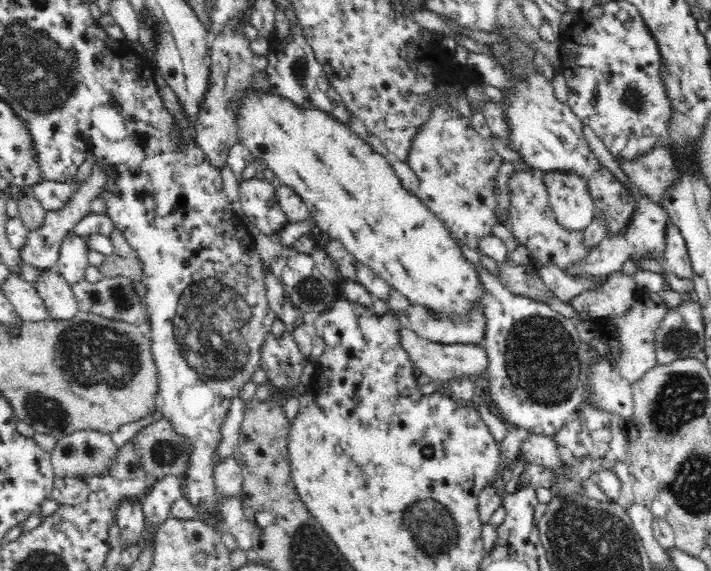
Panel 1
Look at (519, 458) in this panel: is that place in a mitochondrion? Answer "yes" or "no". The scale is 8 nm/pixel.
no

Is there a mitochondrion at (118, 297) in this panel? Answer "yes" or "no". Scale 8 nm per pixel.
yes

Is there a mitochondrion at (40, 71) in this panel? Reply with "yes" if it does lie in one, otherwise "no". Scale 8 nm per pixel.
yes

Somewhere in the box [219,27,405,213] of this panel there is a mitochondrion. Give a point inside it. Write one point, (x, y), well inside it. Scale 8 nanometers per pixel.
(299, 68)

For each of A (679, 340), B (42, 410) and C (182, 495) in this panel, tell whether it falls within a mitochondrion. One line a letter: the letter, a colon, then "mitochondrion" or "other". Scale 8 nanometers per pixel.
A: mitochondrion
B: mitochondrion
C: other

